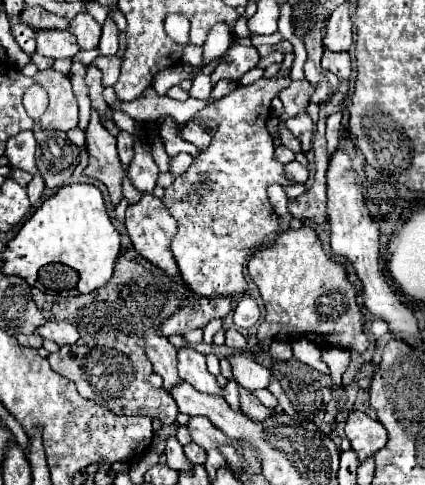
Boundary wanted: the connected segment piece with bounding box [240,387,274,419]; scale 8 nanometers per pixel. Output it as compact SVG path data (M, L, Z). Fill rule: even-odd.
M240 387L240 409L242 409L250 419L266 419L266 417L270 417L270 413L274 413L274 411L266 409L250 391L246 391L246 389L242 389L242 387Z

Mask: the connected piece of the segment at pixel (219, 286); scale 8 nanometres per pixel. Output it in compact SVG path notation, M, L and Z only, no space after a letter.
M276 75L270 79L262 77L246 87L238 85L226 97L206 105L196 113L196 117L218 121L218 129L214 133L210 149L206 153L200 153L198 159L194 159L192 167L184 175L176 177L170 187L166 187L162 203L178 223L178 235L172 241L172 253L180 267L182 279L194 293L202 297L246 293L248 281L244 279L244 263L258 247L272 243L278 235L278 215L268 201L266 187L272 183L284 185L290 181L284 177L284 165L274 159L274 139L266 129L266 119L272 99L284 87L288 87L290 81L292 79L288 75Z

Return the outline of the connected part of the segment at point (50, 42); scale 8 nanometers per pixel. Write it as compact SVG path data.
M44 29L36 35L36 53L46 57L74 57L80 47L76 43L76 37L70 31L58 31L58 29Z

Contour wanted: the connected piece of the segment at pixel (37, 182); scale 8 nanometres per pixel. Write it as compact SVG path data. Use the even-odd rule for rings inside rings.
M36 173L34 177L32 177L32 181L28 183L28 197L30 197L30 203L32 205L36 205L38 201L40 201L40 197L42 197L42 193L44 193L44 179L40 177L40 173Z

